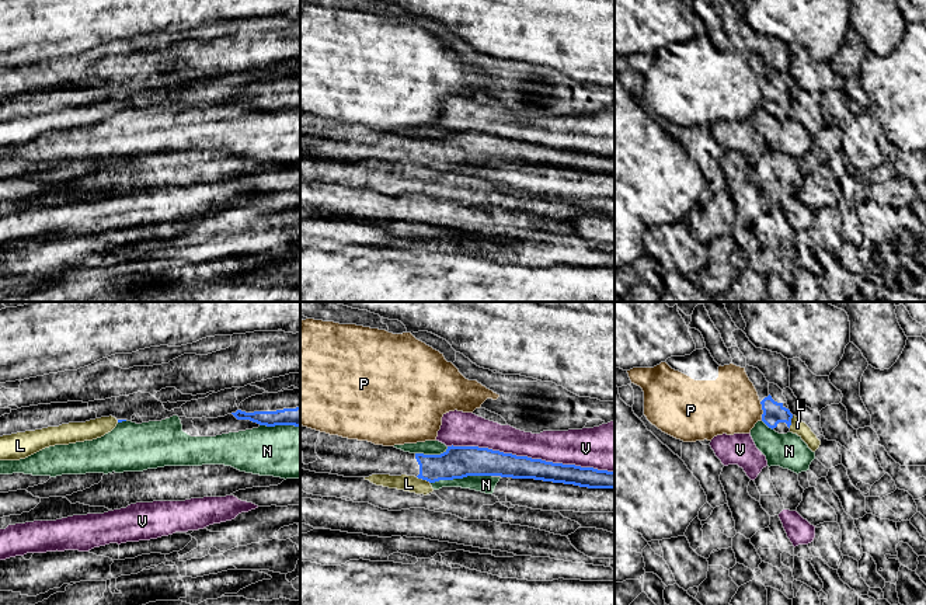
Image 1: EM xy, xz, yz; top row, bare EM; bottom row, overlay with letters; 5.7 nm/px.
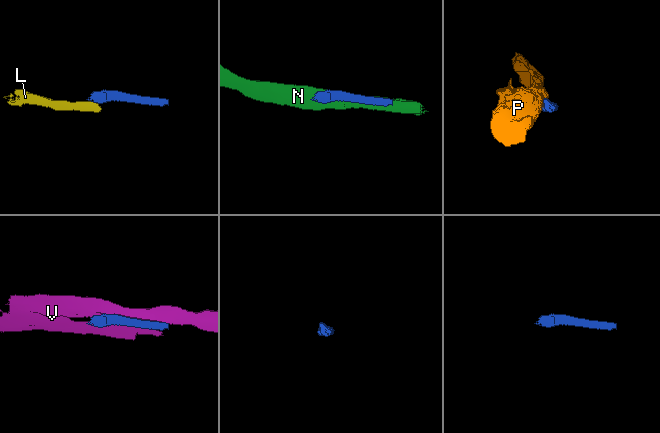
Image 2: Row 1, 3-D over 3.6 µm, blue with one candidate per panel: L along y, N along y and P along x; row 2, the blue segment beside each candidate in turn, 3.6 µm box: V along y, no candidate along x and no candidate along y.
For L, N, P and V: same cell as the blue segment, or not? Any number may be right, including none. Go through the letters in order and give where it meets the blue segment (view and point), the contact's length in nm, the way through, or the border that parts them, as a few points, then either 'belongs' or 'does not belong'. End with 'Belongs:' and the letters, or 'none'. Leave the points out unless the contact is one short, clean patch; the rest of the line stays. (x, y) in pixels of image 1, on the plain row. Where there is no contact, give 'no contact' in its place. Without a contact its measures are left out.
L: contact xz (424, 164); length 90 nm; border xz (417, 162), (430, 169); does not belong
N: contact xz (460, 163); length 360 nm; does not belong
P: contact yz (763, 97); length 110 nm; border yz (759, 87), (762, 105); does not belong
V: contact xz (531, 143); length 950 nm; does not belong
Belongs: none

